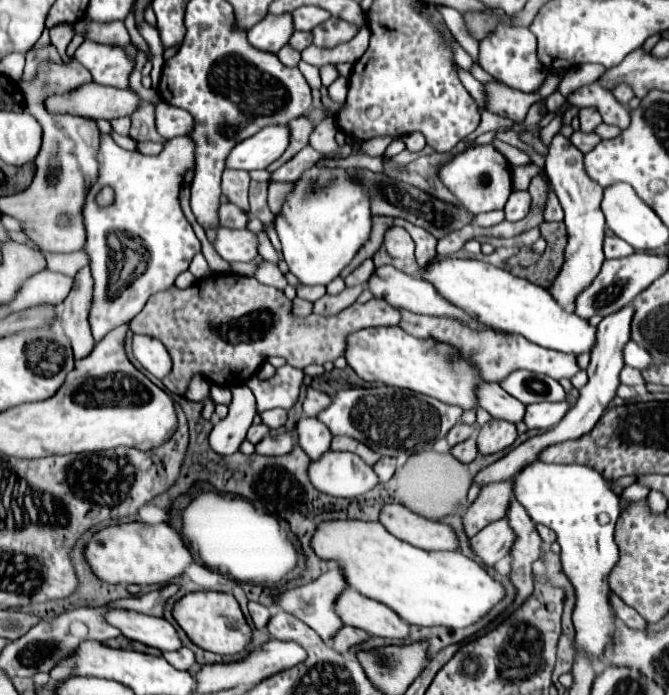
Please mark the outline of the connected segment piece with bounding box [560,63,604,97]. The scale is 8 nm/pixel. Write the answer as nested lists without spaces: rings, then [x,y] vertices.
[[[592,63],[574,67],[574,69],[570,69],[570,71],[564,75],[564,79],[562,79],[562,83],[560,83],[560,93],[562,93],[564,97],[568,97],[568,93],[572,93],[572,91],[574,91],[576,87],[580,87],[580,85],[590,85],[592,81],[596,83],[596,81],[602,77],[602,73],[604,73],[604,67],[592,65]]]

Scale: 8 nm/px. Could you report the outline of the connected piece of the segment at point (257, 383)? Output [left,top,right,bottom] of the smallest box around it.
[248,365,304,413]

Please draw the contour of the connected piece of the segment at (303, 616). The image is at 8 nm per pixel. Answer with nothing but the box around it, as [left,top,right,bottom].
[272,567,346,643]

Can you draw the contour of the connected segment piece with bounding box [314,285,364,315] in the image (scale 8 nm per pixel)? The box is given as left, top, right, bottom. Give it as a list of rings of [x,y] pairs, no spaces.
[[[356,285],[356,287],[346,287],[342,293],[338,293],[338,295],[324,295],[324,297],[320,297],[316,303],[314,303],[314,313],[318,313],[318,315],[334,315],[334,313],[340,313],[342,309],[346,309],[346,307],[350,307],[356,299],[358,299],[358,295],[362,293],[362,285]]]

